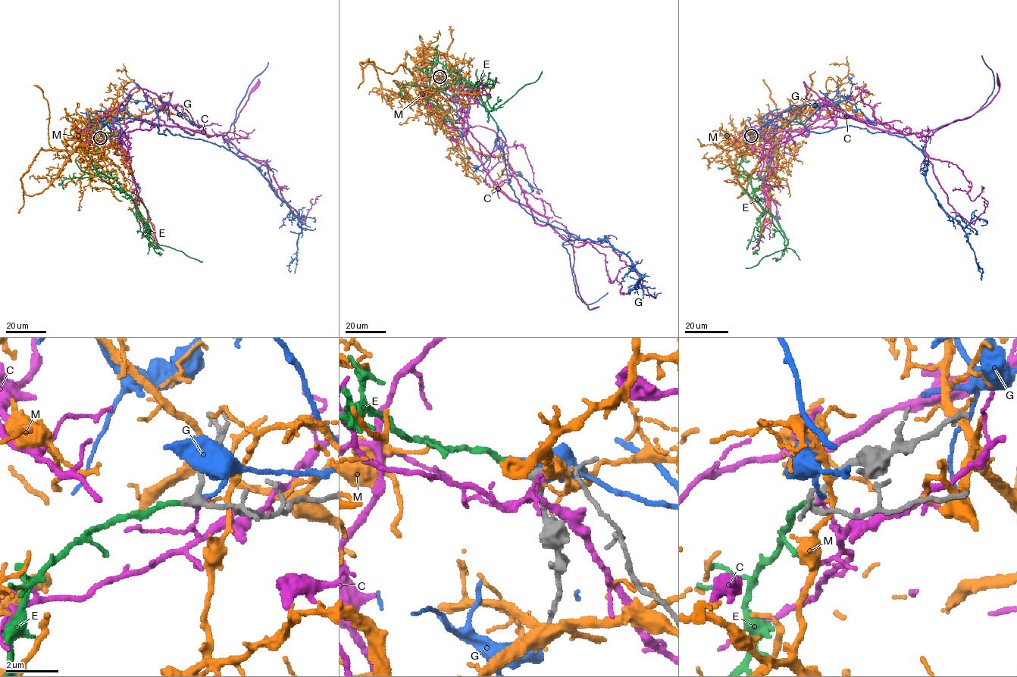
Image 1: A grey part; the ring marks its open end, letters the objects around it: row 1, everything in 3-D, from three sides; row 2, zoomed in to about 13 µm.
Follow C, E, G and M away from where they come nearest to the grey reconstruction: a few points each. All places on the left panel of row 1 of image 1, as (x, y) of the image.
C: (102, 138), (124, 133), (133, 120), (221, 135), (268, 166), (281, 196), (302, 219), (321, 194)
E: (100, 138), (87, 148), (92, 165), (114, 179), (130, 197), (153, 239), (148, 211), (136, 194), (138, 185)
G: (101, 138), (122, 132), (119, 117), (138, 118), (159, 133), (167, 129), (245, 158), (301, 223), (291, 270)
M: (101, 138), (98, 153), (83, 149), (116, 108), (132, 115), (164, 107), (164, 110), (154, 99), (164, 96)

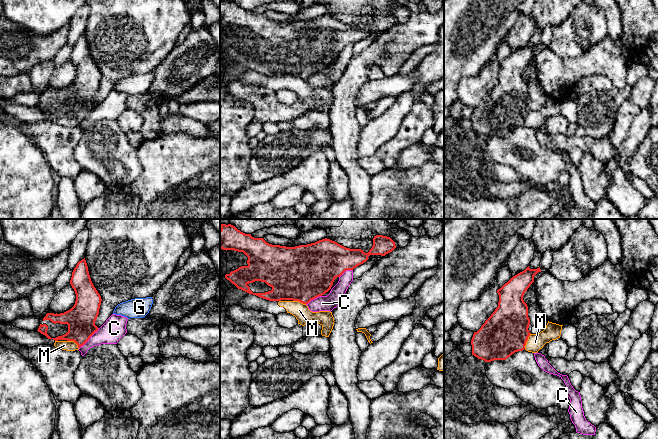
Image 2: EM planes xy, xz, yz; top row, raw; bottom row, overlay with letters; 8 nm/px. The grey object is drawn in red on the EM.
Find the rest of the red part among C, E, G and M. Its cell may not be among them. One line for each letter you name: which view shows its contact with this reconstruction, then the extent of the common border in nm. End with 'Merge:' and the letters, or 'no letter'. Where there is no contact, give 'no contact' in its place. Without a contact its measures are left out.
E: xz | 60 nm
Merge: E

